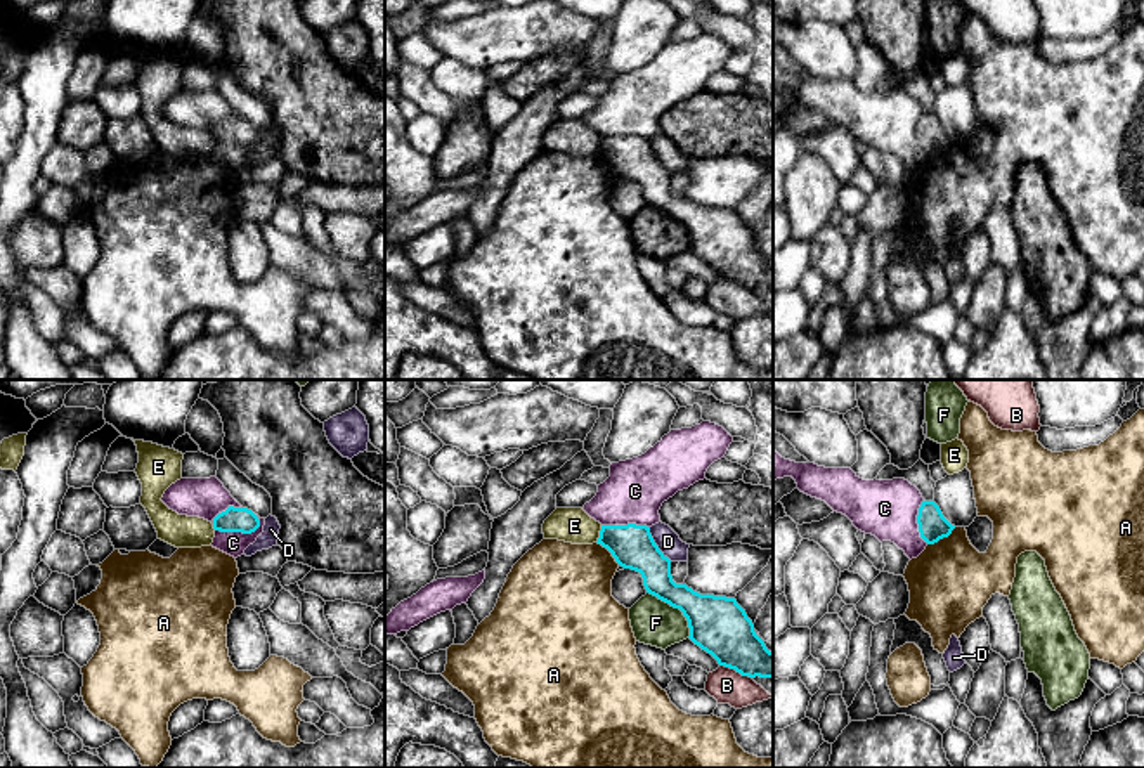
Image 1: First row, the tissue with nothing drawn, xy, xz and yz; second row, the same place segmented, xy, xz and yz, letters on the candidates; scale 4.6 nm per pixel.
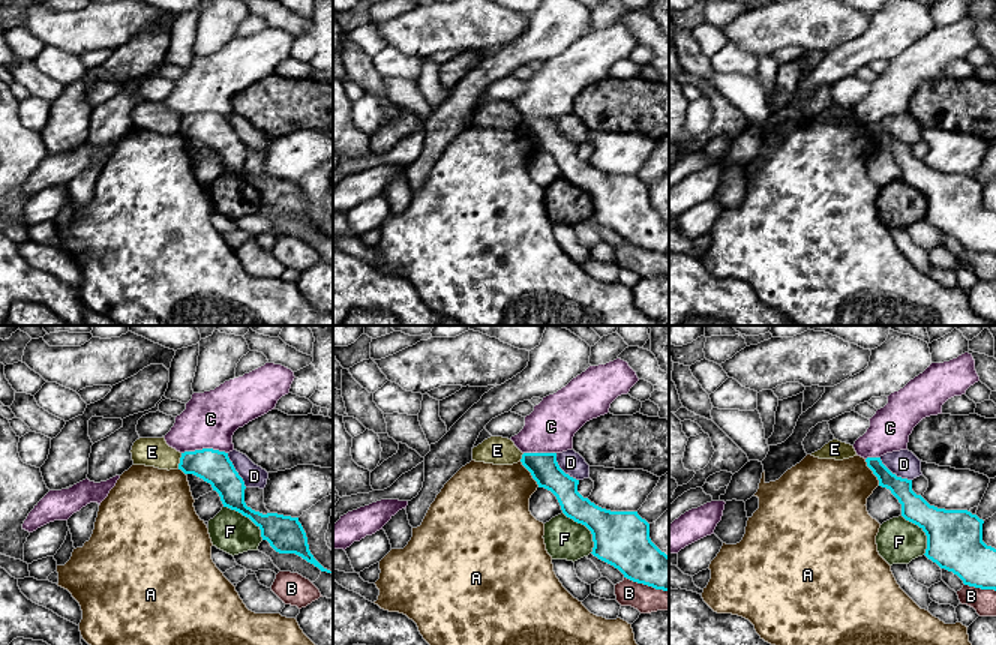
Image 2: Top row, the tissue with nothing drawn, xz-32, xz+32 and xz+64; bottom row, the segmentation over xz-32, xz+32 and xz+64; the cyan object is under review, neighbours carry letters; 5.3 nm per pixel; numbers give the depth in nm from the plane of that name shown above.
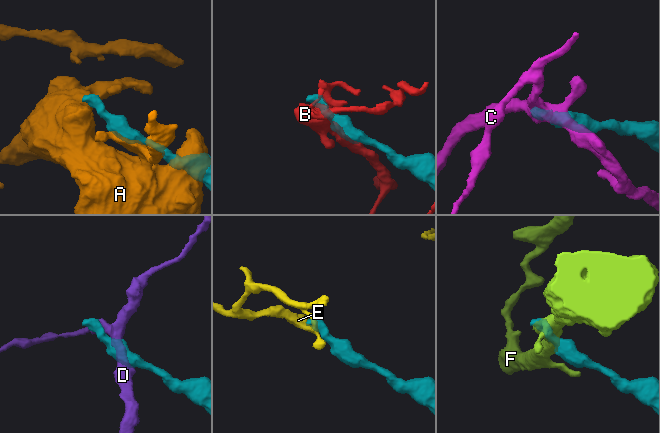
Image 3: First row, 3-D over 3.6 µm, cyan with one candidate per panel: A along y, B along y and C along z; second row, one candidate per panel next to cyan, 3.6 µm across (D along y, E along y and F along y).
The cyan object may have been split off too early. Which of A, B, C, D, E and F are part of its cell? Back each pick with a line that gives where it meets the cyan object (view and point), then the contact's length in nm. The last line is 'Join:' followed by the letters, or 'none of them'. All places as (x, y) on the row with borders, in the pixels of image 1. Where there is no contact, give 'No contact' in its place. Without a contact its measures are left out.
Join: none of them

